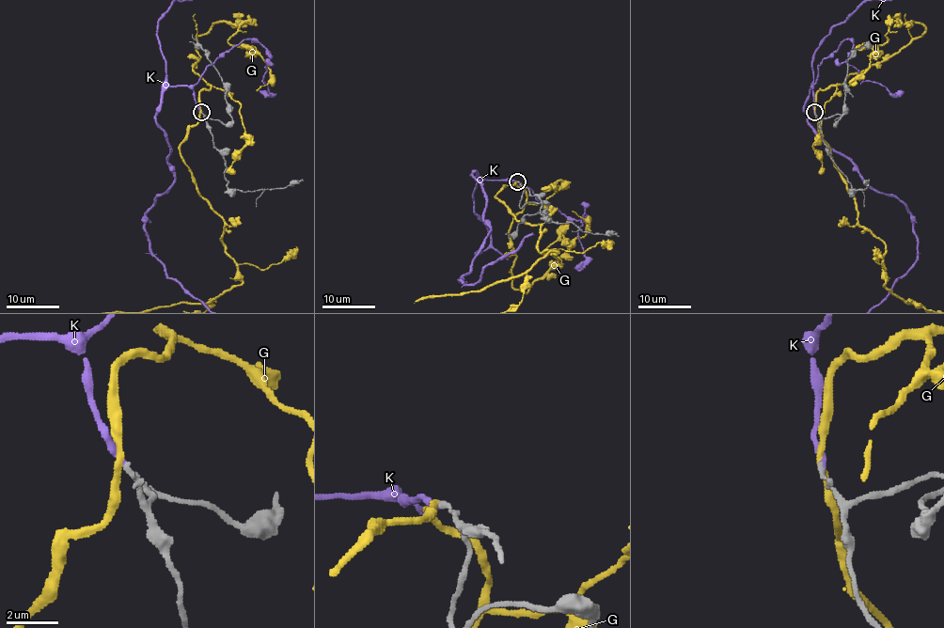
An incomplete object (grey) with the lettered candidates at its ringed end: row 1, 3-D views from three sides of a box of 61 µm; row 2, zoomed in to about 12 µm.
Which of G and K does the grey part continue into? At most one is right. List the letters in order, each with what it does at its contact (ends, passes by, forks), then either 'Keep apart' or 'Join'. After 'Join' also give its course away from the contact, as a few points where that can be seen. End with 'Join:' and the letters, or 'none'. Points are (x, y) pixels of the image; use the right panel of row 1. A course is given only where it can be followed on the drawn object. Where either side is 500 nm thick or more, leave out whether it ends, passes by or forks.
G: It passes by. Keep apart
K: It ends there. Join
Join: K

